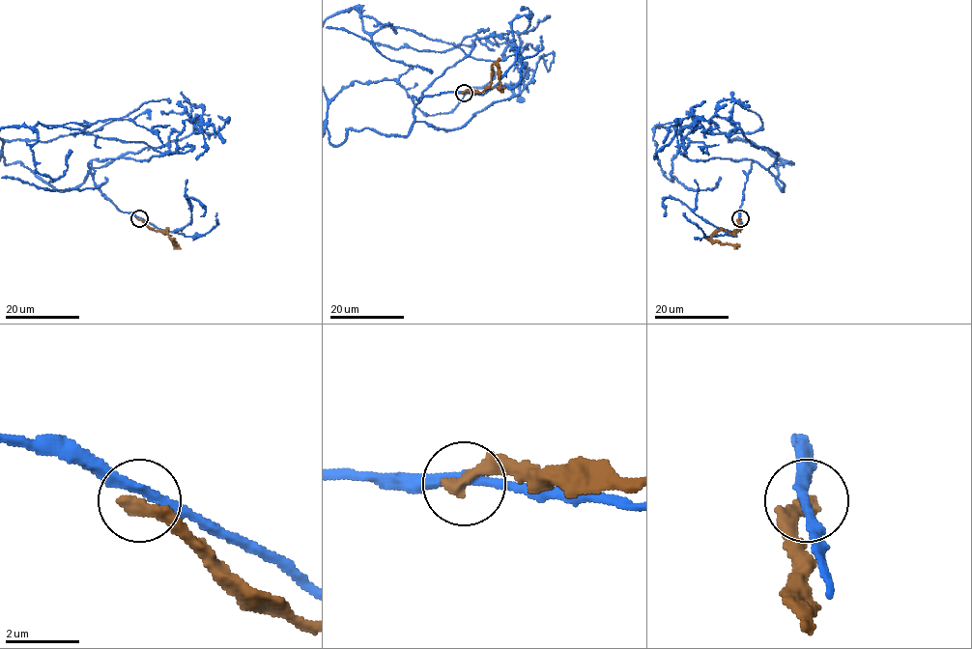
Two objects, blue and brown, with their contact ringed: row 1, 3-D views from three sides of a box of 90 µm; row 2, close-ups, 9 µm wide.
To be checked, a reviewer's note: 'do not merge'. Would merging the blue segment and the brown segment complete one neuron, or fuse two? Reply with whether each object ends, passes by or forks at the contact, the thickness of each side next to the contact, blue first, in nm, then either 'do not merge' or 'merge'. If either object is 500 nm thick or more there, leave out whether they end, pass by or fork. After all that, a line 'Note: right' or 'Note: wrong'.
blue passes by; brown ends there; 280 nm thick on the blue side, 380 nm on the other; do not merge
Note: right

